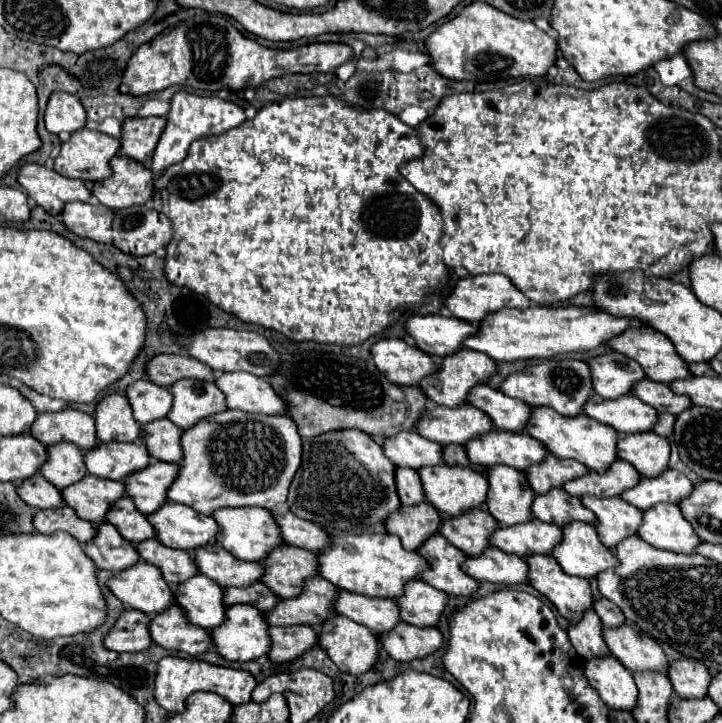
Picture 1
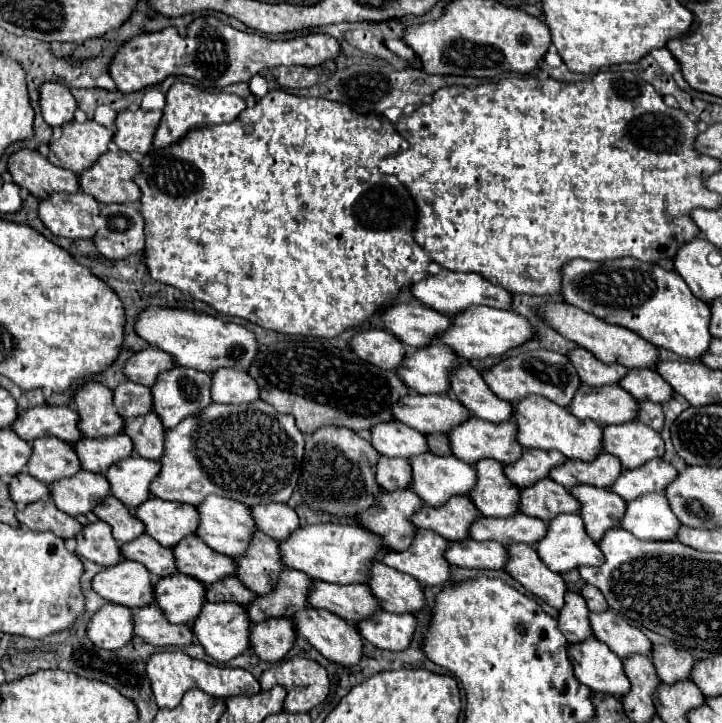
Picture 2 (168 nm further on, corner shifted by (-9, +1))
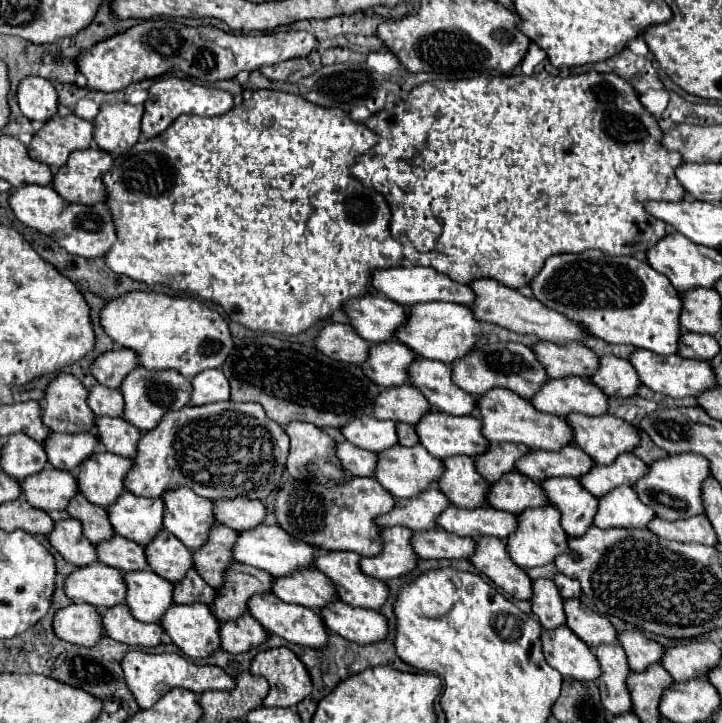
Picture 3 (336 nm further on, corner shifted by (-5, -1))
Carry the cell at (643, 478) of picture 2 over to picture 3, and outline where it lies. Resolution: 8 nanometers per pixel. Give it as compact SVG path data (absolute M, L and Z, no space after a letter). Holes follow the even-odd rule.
M624 453L612 465L594 465L592 473L586 473L578 481L582 481L588 493L602 497L616 485L634 485L634 481L640 479L646 473L646 469L648 465L636 455Z

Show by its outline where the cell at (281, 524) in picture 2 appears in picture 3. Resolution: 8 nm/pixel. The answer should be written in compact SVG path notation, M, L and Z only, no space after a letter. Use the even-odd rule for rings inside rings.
M234 497L232 501L214 501L214 517L218 523L242 531L262 523L266 509L260 501L248 497Z

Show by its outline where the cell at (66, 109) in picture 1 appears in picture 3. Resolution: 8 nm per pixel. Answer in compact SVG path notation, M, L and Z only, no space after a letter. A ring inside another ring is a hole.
M26 77L20 81L18 91L18 107L24 117L46 123L52 115L56 115L58 95L48 79L42 77Z

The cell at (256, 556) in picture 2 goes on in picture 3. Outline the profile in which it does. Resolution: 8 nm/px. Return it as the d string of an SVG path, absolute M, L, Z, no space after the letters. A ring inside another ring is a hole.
M216 523L208 531L206 545L192 551L194 569L214 589L218 589L222 585L226 565L234 563L232 561L232 545L236 543L236 537L238 537L238 531Z

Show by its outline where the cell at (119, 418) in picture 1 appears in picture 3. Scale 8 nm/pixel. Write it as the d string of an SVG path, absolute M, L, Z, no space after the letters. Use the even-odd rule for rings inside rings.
M58 373L44 389L44 425L58 433L94 433L94 413L86 405L88 391L68 373Z

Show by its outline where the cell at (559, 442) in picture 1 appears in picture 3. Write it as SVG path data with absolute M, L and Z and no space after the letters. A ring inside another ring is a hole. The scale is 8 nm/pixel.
M500 387L490 389L488 393L476 399L476 407L480 411L482 433L484 437L488 437L490 443L502 443L502 441L524 443L530 449L546 449L546 451L556 451L572 443L572 429L564 423L562 417L534 409L528 399L522 399L510 389L500 389Z

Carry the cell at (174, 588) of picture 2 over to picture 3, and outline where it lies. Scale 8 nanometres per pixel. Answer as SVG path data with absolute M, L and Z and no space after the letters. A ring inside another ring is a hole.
M150 569L124 573L124 583L128 589L126 607L132 617L144 623L158 623L172 601L172 583L158 577Z

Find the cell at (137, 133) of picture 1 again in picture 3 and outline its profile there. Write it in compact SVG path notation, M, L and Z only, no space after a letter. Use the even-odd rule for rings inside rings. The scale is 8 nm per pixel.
M130 103L100 105L94 117L94 141L112 155L126 153L140 137L140 119L144 107Z

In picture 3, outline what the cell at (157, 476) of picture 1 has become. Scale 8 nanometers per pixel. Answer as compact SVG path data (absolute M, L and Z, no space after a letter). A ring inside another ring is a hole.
M96 451L84 467L76 471L76 483L80 493L100 507L108 507L124 493L124 477L132 467L130 459L108 451Z

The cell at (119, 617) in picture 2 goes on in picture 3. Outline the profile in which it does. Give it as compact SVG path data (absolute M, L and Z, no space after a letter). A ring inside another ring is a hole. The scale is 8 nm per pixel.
M70 603L68 607L56 611L52 627L56 637L82 647L96 645L104 635L100 613L88 603Z

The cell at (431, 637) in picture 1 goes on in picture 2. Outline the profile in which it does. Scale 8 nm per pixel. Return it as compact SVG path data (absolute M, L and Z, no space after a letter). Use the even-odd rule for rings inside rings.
M380 611L380 615L374 615L358 623L356 627L360 629L360 635L372 645L388 651L404 651L408 649L418 629L418 619L414 615L396 615Z

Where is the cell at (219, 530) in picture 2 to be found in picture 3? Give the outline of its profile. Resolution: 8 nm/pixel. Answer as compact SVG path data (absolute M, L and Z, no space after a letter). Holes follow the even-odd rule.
M188 487L168 489L164 501L164 529L180 539L188 549L206 543L208 529L216 523L212 517L212 501L204 499Z

